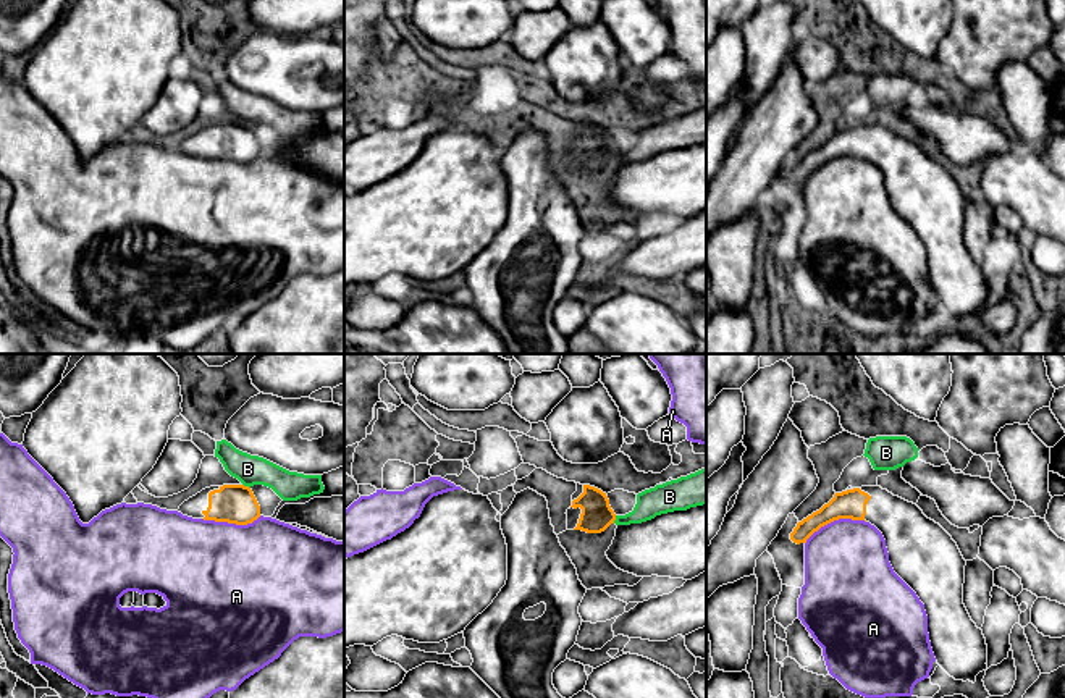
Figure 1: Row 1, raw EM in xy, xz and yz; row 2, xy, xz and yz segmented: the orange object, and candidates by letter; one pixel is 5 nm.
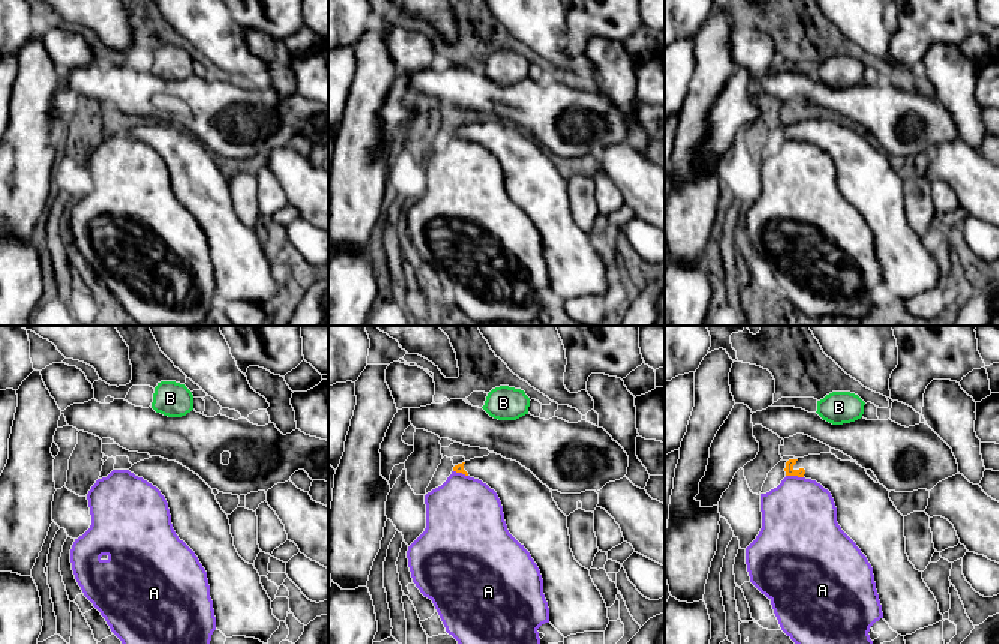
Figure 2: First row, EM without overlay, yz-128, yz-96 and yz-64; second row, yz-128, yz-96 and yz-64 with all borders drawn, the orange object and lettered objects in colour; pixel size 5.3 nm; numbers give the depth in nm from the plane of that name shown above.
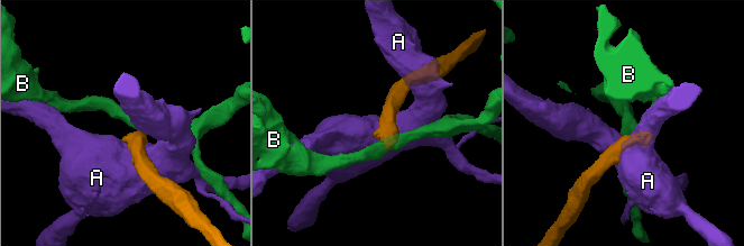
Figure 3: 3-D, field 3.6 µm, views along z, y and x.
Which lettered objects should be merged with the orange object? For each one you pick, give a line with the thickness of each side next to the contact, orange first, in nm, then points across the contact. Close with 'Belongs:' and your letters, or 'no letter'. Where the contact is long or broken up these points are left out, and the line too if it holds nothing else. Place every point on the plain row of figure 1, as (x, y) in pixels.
Belongs: no letter

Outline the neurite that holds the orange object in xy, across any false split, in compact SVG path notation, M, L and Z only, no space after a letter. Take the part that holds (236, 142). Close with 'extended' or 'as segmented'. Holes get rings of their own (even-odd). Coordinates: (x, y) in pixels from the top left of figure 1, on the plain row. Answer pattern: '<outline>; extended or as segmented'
M223 123L202 128L184 139L178 150L192 157L247 163L260 155L260 144L249 124Z; extended

